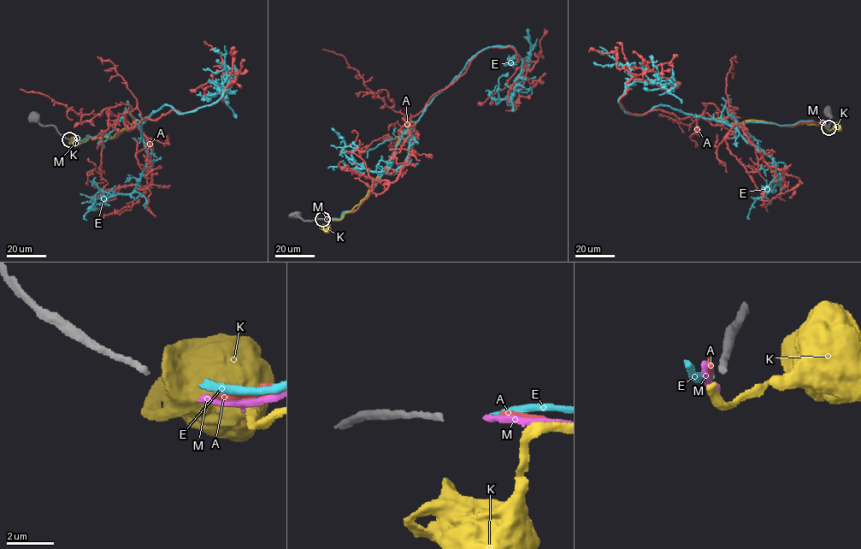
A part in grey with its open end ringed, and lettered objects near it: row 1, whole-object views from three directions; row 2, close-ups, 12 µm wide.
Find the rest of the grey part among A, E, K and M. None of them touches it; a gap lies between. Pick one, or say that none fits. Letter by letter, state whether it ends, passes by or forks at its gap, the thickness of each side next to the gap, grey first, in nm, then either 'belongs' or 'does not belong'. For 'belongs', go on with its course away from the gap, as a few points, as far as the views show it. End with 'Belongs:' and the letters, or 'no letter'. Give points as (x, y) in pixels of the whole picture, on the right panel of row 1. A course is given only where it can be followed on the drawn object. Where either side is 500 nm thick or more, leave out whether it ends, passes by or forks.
A: it ends there; 260 nm thick on the grey side, 260 nm on the other; does not belong
E: it ends there; 260 nm thick on the grey side, 240 nm on the other; does not belong
K: 260 nm thick on the grey side, 550 nm on the other; does not belong
M: it ends there; 260 nm thick on the grey side, 260 nm on the other; belongs; it runs (828, 129), (823, 122), (816, 124)
Belongs: M

